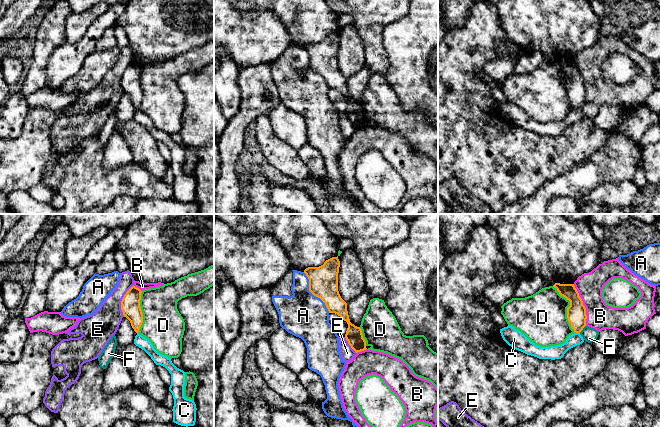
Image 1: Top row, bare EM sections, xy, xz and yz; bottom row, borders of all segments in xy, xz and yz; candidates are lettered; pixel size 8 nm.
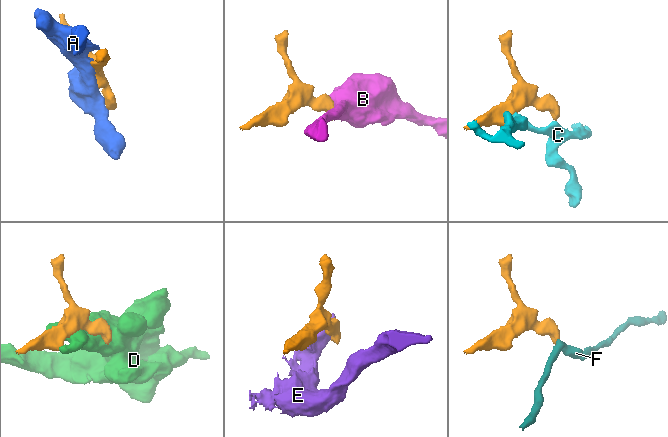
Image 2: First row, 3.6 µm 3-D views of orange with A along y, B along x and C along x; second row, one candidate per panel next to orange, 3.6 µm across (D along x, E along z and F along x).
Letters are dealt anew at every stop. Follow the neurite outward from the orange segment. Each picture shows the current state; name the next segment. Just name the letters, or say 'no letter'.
no letter

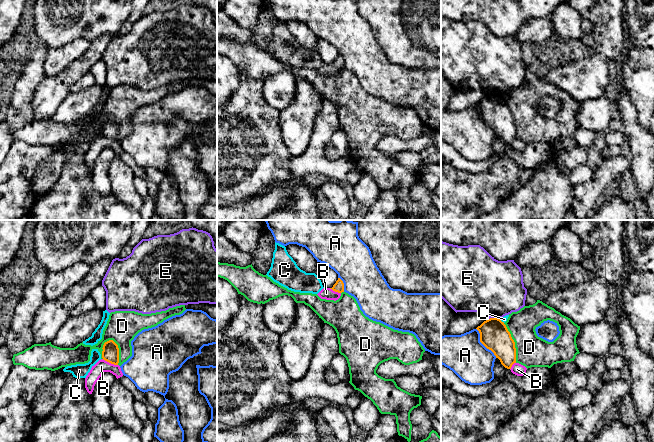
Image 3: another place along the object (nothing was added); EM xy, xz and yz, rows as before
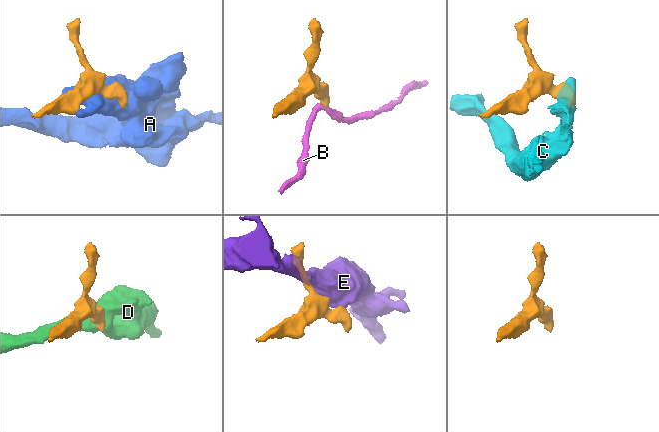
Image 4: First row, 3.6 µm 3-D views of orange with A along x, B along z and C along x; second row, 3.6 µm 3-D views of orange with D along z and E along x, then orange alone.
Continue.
no letter

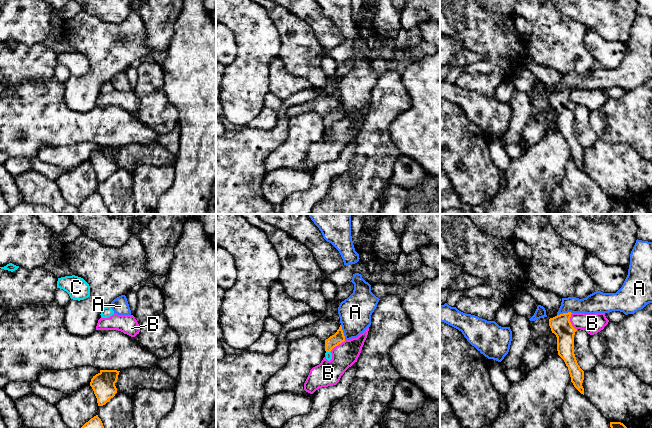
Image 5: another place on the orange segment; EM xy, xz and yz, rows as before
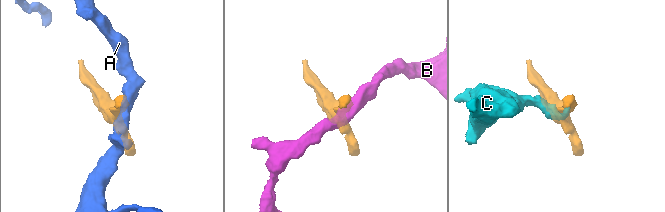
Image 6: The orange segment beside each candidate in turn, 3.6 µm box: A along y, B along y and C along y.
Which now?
C

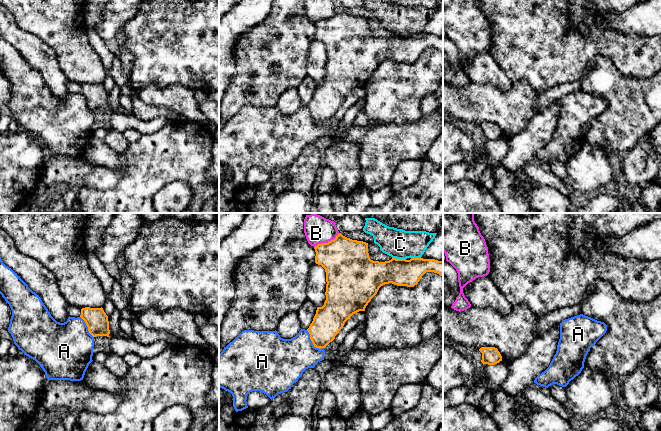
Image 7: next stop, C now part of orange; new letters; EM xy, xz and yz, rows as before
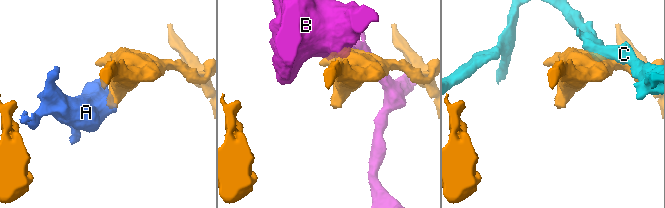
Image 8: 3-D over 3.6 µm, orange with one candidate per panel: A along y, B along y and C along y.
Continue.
no letter

